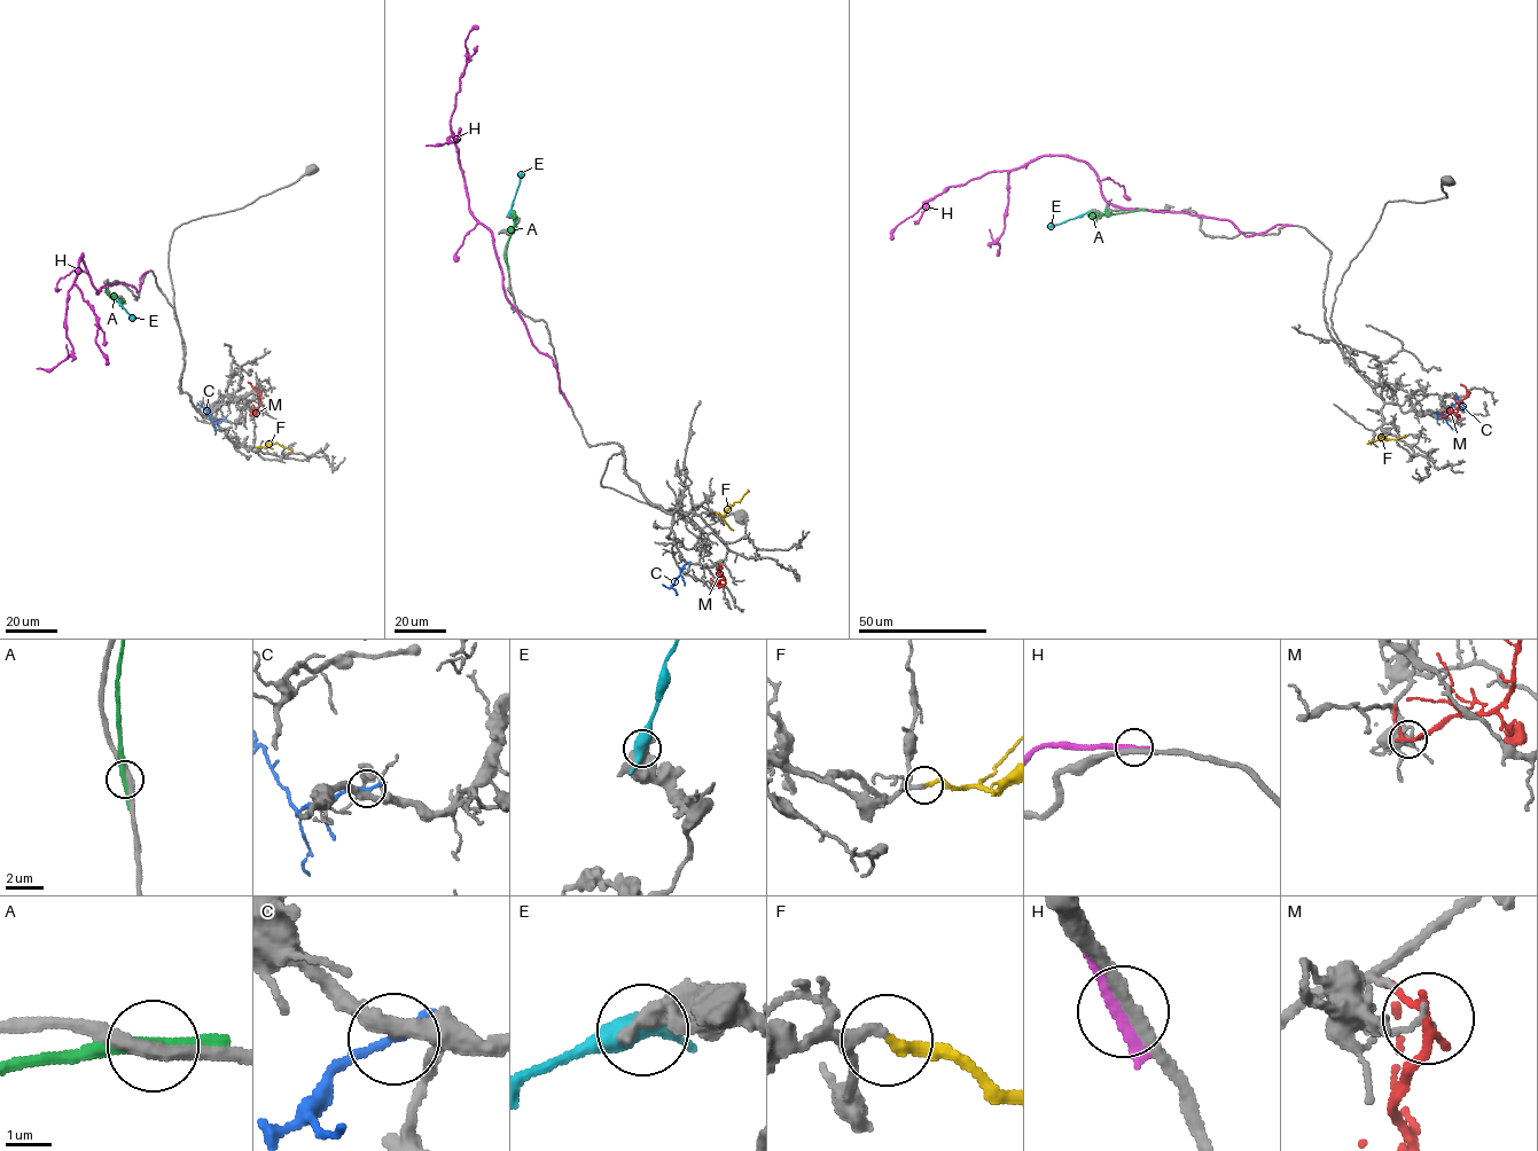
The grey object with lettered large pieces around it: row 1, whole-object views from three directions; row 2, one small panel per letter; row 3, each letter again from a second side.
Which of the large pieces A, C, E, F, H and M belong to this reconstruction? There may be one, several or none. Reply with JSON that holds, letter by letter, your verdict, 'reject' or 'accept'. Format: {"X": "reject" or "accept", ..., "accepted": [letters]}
{"A": "reject", "C": "reject", "E": "reject", "F": "accept", "H": "reject", "M": "reject", "accepted": ["F"]}

